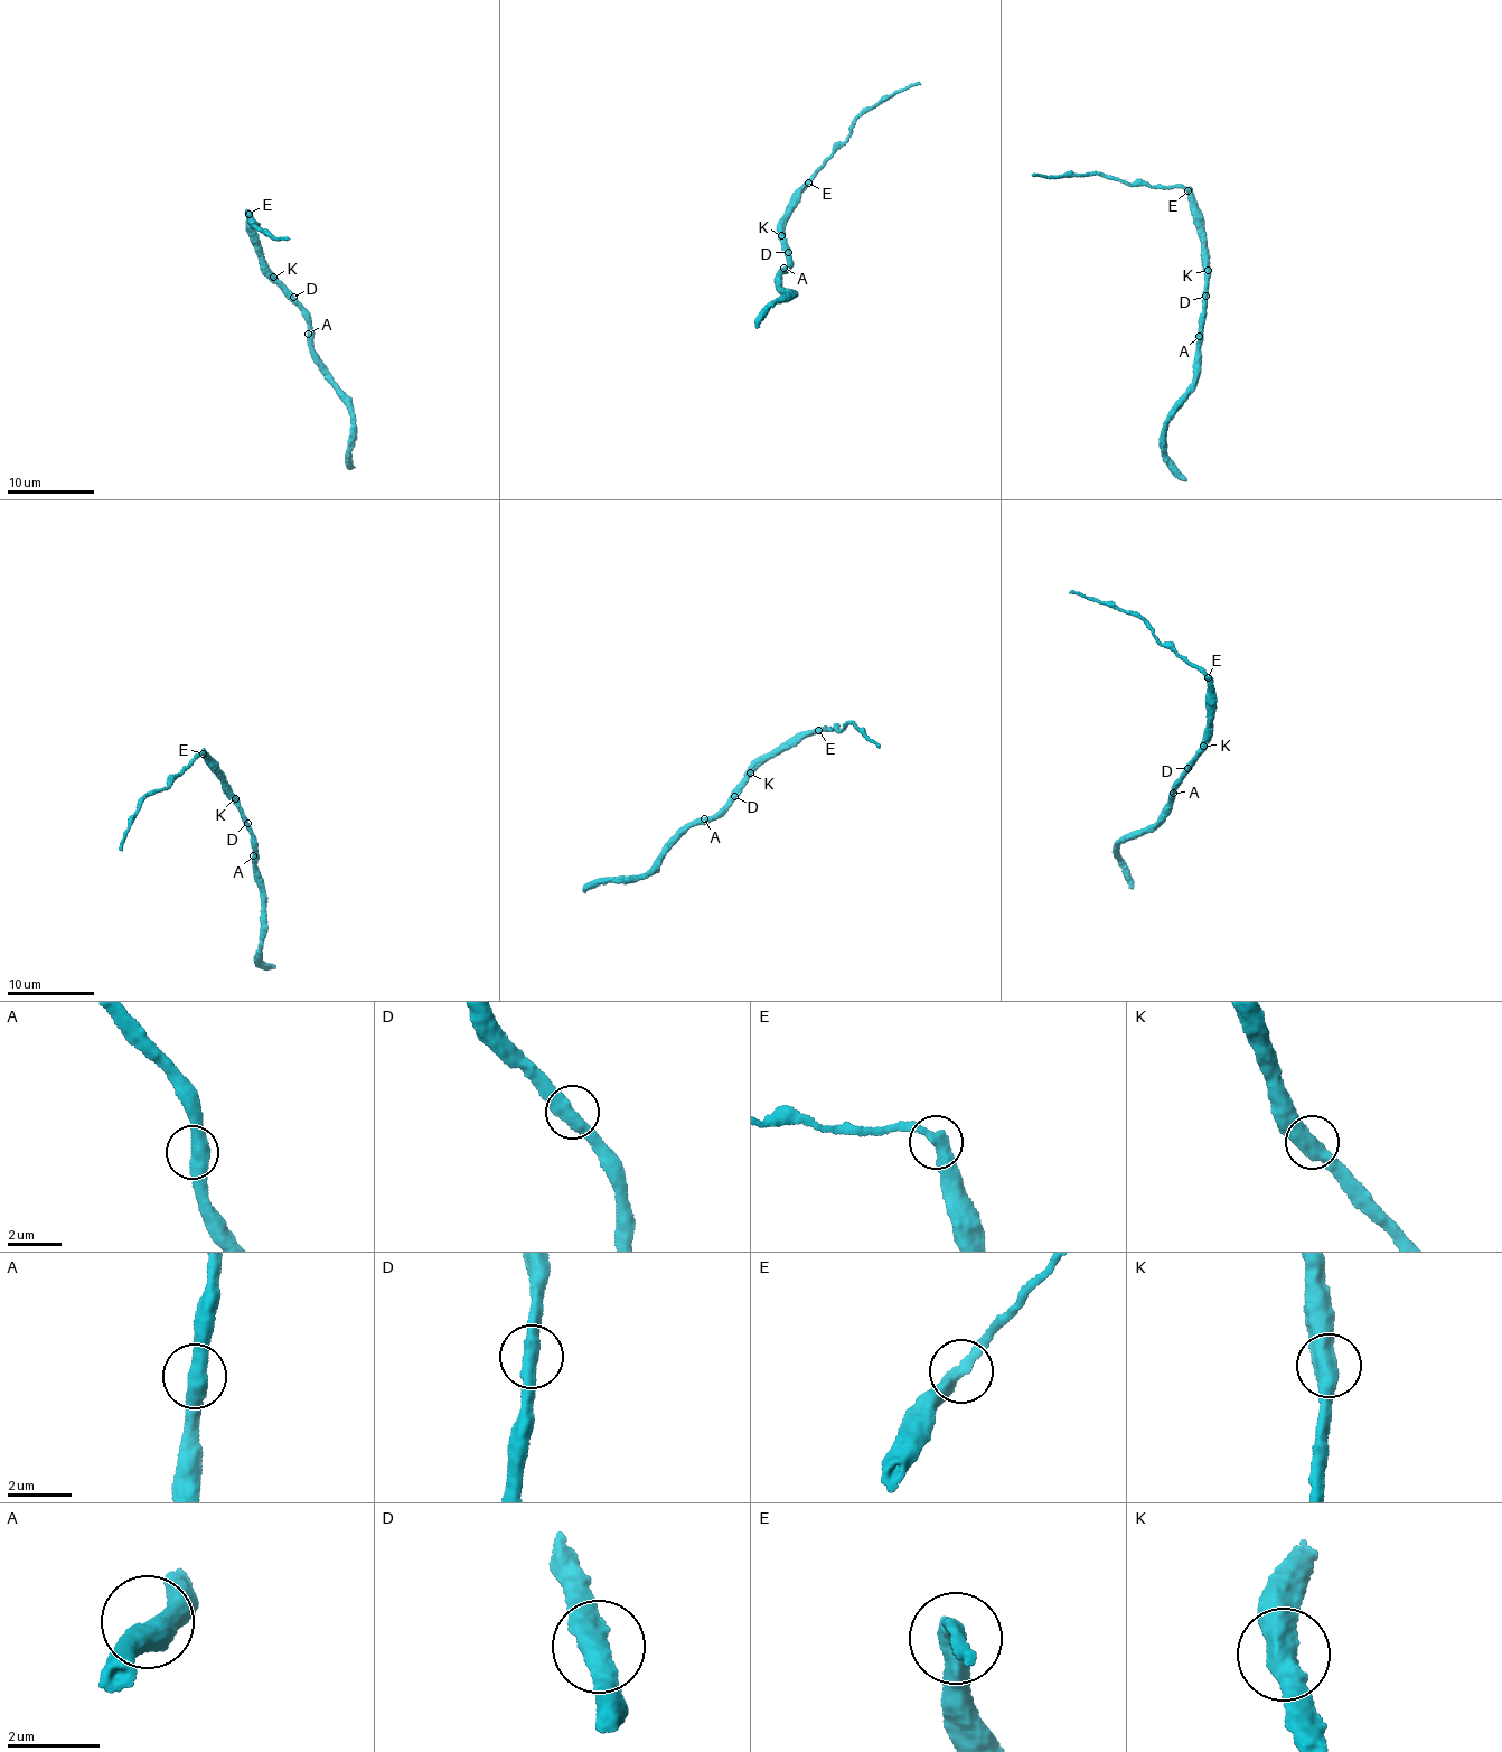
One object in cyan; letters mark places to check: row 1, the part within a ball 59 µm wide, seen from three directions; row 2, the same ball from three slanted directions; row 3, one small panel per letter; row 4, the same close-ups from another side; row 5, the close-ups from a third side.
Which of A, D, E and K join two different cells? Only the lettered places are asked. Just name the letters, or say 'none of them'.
E

